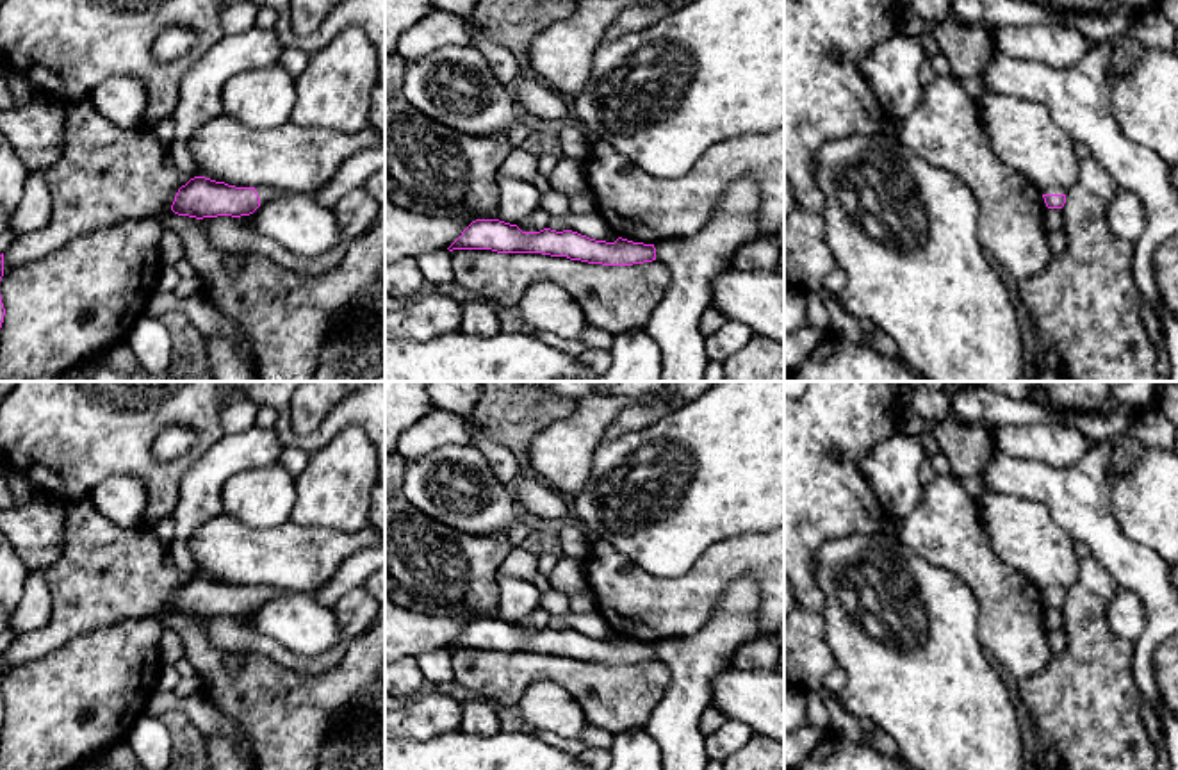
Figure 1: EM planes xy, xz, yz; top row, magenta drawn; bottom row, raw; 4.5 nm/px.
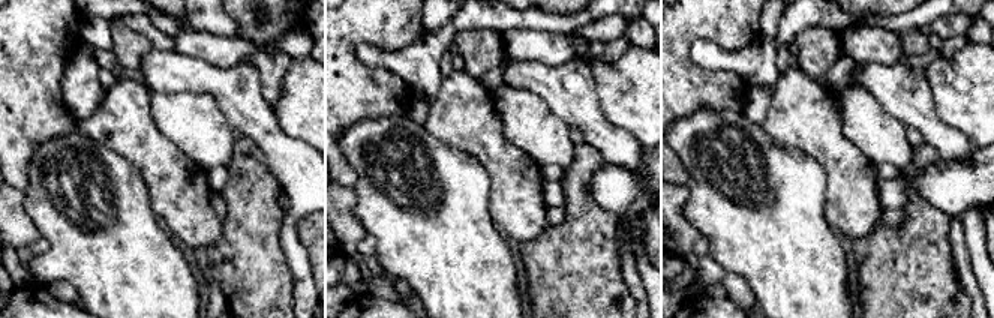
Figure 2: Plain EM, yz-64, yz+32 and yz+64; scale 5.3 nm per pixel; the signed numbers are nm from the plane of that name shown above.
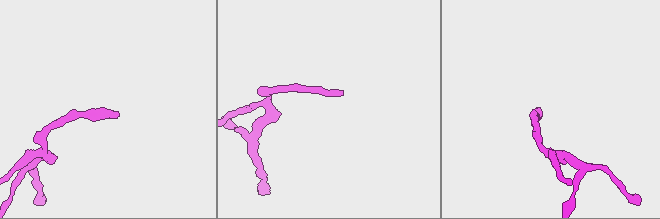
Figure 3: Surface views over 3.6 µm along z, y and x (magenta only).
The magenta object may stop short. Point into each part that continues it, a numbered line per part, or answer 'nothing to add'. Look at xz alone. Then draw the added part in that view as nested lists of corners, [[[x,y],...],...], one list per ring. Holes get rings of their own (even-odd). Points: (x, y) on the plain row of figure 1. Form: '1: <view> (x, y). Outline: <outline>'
nothing to add

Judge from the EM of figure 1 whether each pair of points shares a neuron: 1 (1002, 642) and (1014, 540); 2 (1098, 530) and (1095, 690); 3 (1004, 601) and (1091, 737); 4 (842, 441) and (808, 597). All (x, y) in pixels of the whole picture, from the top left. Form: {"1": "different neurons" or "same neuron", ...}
{"1": "different neurons", "2": "different neurons", "3": "different neurons", "4": "same neuron"}

